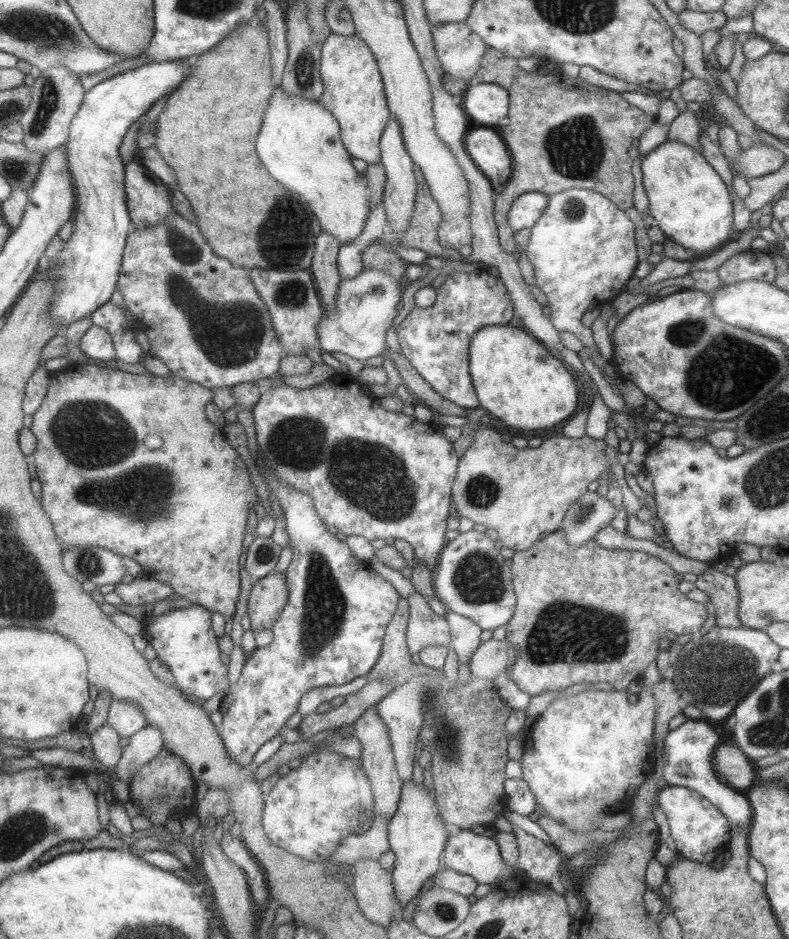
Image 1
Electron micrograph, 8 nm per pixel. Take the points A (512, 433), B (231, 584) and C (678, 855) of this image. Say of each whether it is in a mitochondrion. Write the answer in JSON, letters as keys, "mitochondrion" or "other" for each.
{"A":"other","B":"other","C":"other"}

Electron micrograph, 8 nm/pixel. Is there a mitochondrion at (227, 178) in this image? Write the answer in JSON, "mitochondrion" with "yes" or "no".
{"mitochondrion":"no"}

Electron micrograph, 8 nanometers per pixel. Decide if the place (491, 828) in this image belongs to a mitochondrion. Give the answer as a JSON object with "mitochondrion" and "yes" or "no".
{"mitochondrion":"no"}

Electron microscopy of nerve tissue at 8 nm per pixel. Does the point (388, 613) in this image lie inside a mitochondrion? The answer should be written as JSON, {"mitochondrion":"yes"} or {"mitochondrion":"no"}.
{"mitochondrion":"no"}

